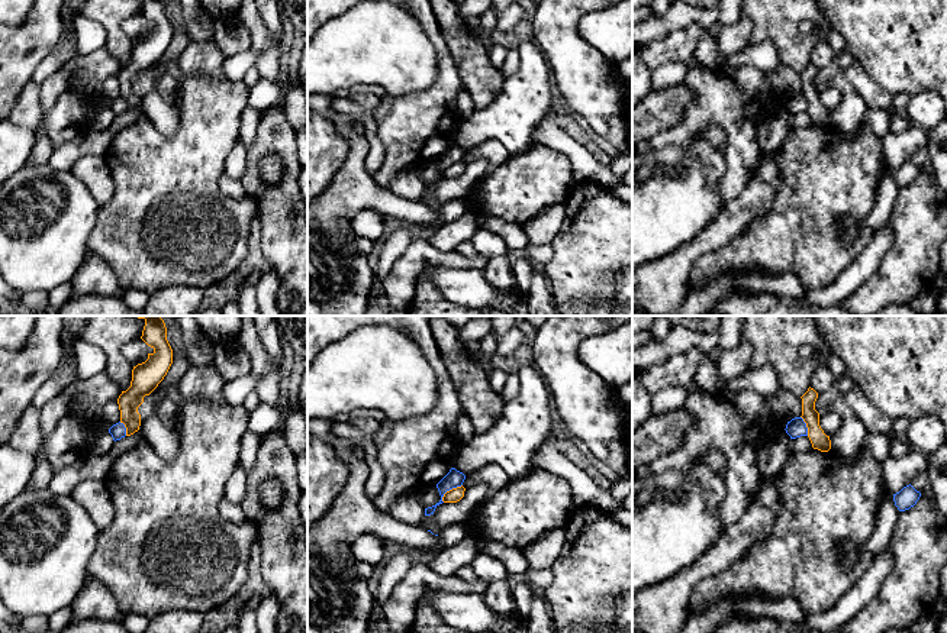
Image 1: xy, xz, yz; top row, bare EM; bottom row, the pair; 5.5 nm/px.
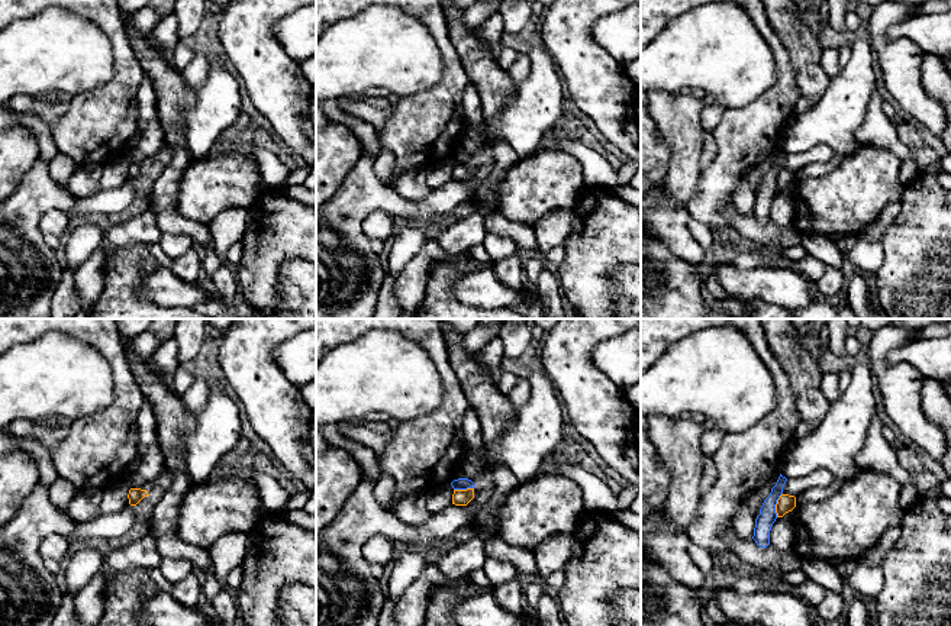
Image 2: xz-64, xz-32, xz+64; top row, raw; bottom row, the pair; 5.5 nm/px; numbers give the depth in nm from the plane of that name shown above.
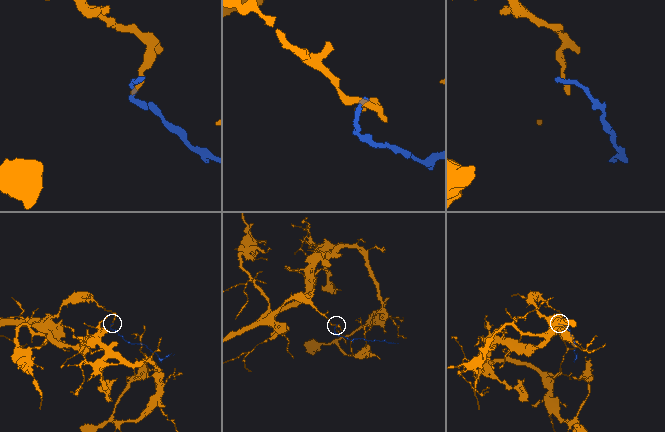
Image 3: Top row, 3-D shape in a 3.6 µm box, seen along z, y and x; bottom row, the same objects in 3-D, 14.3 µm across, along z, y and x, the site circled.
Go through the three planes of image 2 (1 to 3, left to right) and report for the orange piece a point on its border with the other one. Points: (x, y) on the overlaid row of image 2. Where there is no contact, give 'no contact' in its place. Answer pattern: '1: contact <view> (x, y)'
1: no contact
2: contact xz-32 (463, 489)
3: contact xz+64 (776, 503)

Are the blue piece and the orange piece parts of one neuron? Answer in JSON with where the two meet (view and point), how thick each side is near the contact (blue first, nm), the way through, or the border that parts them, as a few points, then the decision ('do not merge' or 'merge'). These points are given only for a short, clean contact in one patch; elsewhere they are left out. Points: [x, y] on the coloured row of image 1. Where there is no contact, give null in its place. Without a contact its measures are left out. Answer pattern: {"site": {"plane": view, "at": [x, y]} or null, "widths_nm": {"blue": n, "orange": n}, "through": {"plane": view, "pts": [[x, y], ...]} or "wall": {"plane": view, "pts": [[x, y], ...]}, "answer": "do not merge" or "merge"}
{"site": {"plane": "xz", "at": [450, 488]}, "widths_nm": {"blue": 100, "orange": 80}, "wall": {"plane": "xz", "pts": [[461, 484], [450, 488], [441, 500]]}, "answer": "do not merge"}

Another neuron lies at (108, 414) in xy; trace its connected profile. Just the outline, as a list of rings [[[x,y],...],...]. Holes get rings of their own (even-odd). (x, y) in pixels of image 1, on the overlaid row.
[[[110,401],[94,410],[94,426],[102,430],[109,430],[120,422],[120,410],[117,401]]]

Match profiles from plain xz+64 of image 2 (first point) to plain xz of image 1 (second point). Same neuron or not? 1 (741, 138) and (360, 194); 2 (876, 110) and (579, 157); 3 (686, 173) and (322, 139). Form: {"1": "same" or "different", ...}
{"1": "different", "2": "same", "3": "different"}

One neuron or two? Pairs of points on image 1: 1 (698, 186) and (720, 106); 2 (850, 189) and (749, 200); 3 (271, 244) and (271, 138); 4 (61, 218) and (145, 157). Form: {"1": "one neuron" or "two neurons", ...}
{"1": "two neurons", "2": "two neurons", "3": "one neuron", "4": "two neurons"}

